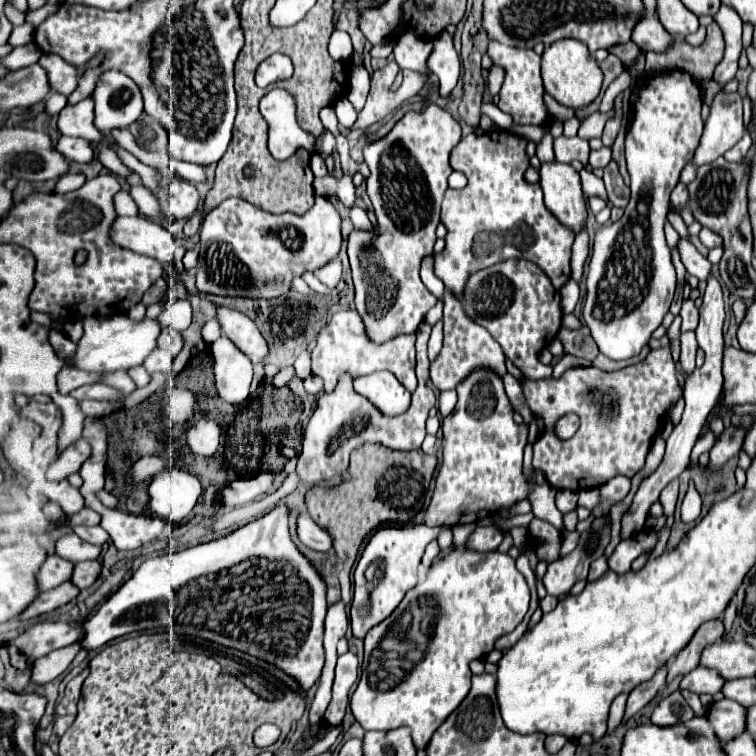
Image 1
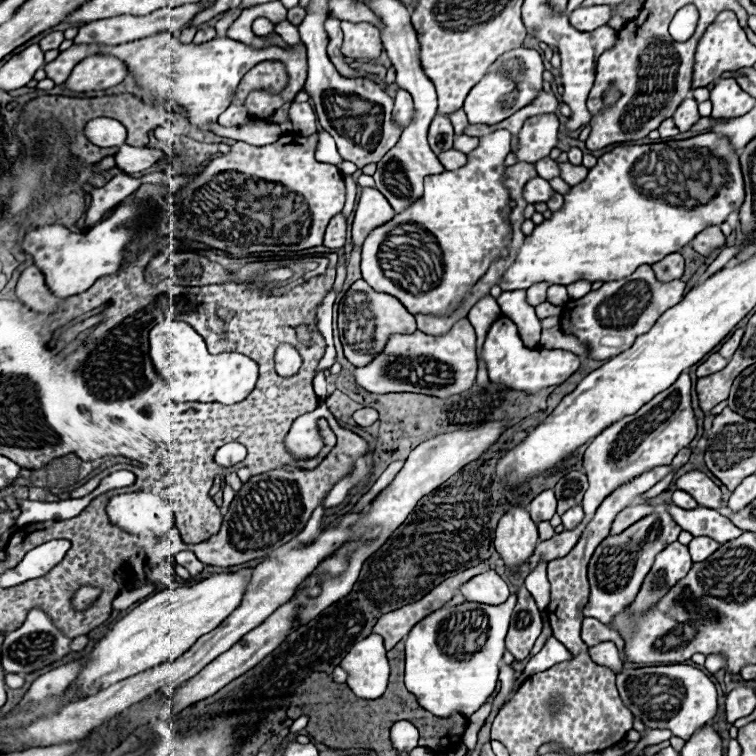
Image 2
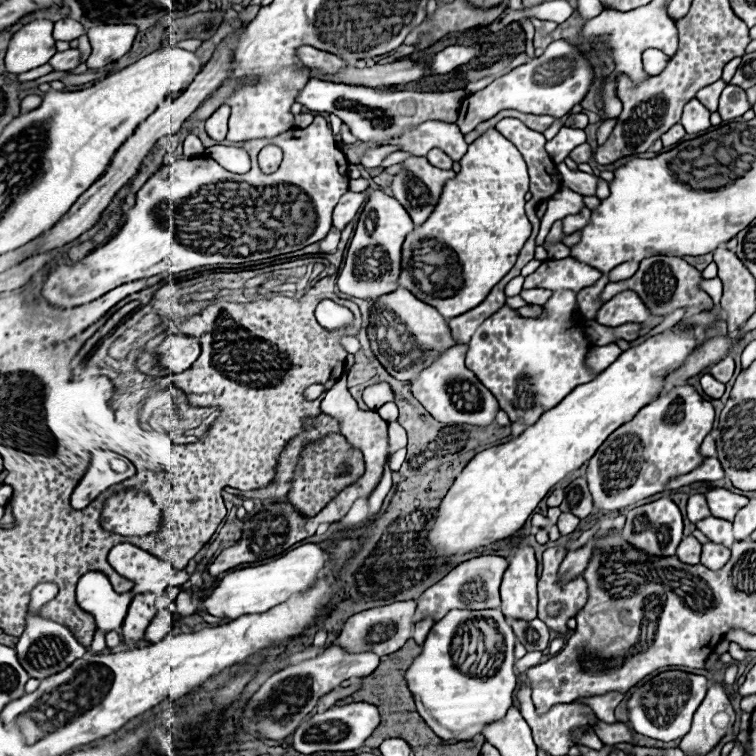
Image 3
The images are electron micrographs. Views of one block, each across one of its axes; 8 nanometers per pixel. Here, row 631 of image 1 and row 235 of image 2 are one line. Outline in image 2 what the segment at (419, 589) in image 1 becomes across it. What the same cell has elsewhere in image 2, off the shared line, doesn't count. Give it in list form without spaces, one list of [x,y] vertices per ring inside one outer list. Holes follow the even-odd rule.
[[[496,130],[490,134],[480,136],[478,148],[468,154],[466,166],[458,170],[446,170],[442,174],[426,176],[424,180],[424,200],[420,198],[404,212],[396,214],[394,220],[386,222],[384,226],[370,232],[362,246],[362,278],[376,290],[386,292],[402,300],[402,304],[408,308],[410,314],[432,314],[432,316],[448,316],[452,314],[460,302],[472,292],[476,282],[488,272],[490,264],[504,258],[510,240],[512,240],[512,228],[510,228],[510,192],[504,184],[506,180],[506,166],[504,158],[510,154],[510,132],[508,130]],[[400,224],[418,224],[426,228],[434,238],[438,246],[438,258],[430,250],[422,250],[422,260],[416,260],[416,264],[402,264],[392,266],[392,250],[384,252],[384,242],[388,238],[388,232],[398,228]]]

